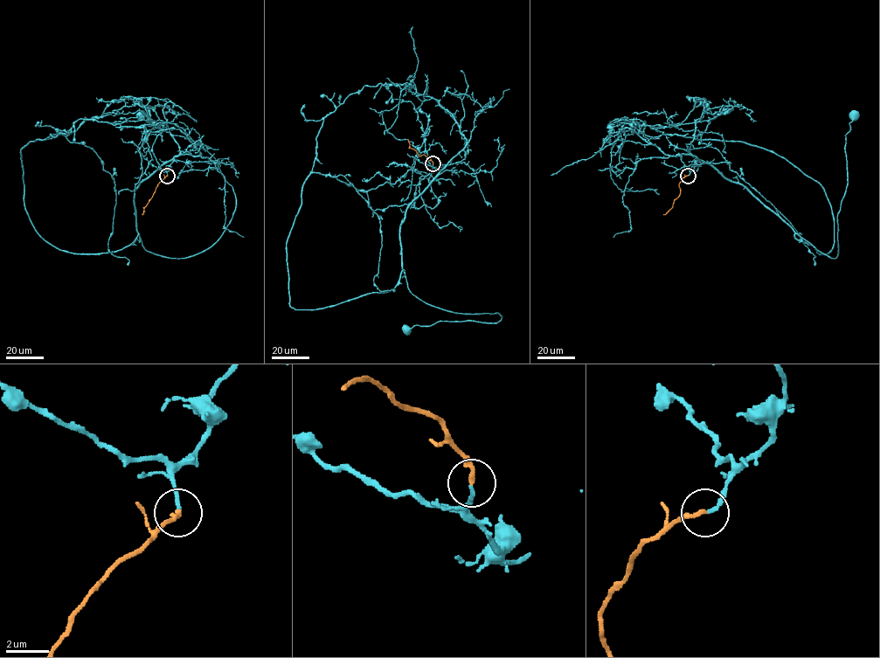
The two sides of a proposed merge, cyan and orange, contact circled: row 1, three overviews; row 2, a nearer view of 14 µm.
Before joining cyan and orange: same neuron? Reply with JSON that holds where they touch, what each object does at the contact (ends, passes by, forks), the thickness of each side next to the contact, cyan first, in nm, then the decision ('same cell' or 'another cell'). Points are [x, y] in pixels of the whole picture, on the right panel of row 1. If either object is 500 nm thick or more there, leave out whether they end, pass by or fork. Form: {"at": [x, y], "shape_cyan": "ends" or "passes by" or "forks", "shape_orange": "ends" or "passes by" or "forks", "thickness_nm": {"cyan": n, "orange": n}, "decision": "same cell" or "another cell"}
{"at": [688, 176], "shape_cyan": "ends", "shape_orange": "ends", "thickness_nm": {"cyan": 180, "orange": 200}, "decision": "same cell"}

